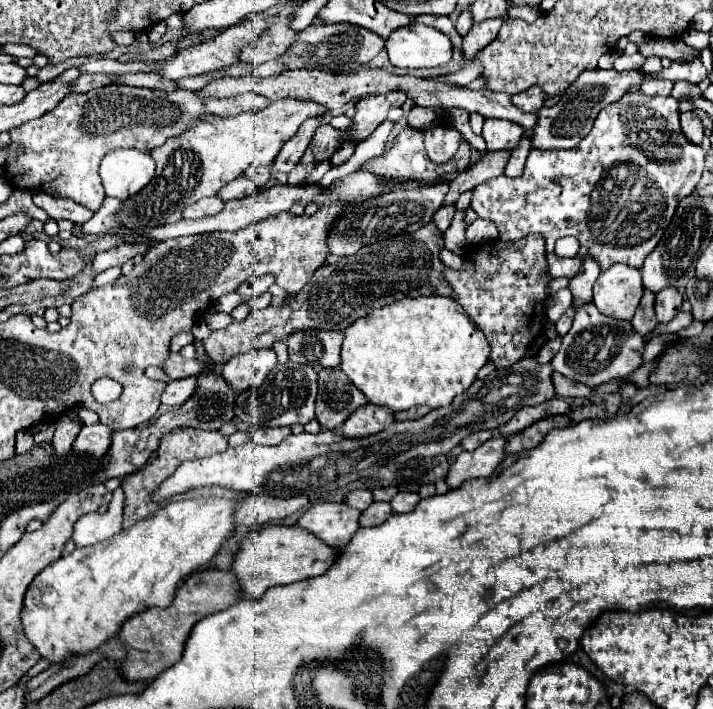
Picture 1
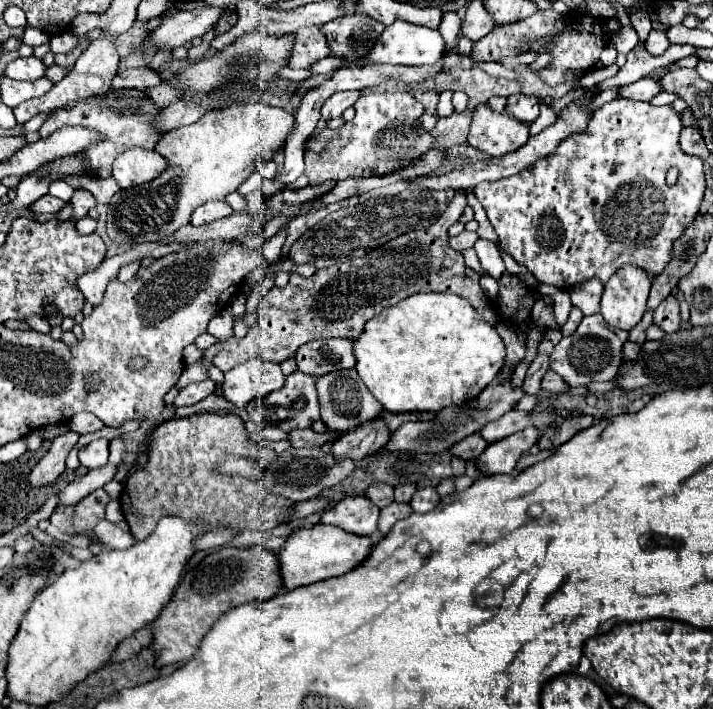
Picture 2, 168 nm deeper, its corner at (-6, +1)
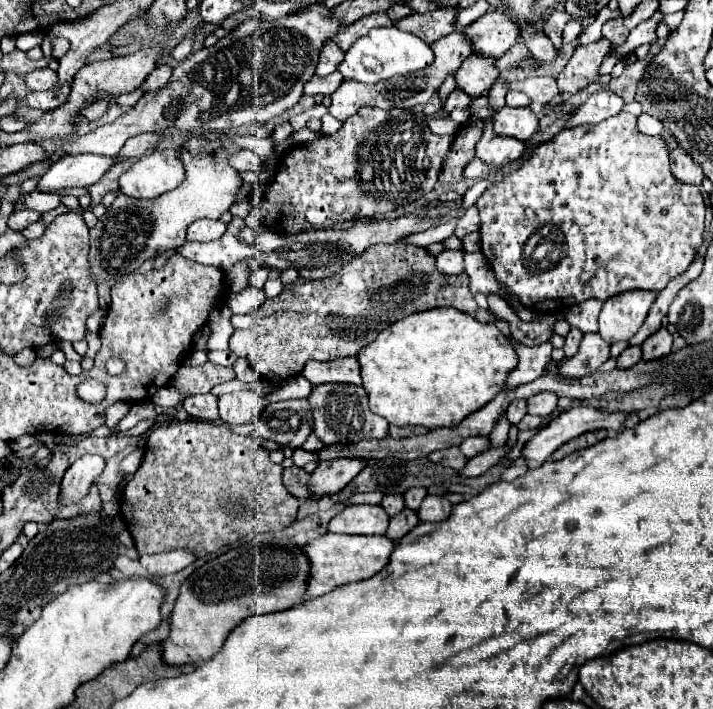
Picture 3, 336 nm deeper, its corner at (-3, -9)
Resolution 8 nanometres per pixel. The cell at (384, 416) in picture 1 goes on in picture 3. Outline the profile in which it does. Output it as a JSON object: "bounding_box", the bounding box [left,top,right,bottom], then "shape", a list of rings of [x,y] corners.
{"bounding_box":[308,459,366,497],"shape":[[[332,459],[330,463],[318,463],[308,479],[310,497],[324,497],[342,491],[364,467],[366,461],[362,459]]]}

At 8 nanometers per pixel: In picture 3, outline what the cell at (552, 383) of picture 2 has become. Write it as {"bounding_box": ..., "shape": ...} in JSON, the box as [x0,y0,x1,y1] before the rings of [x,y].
{"bounding_box":[526,393,558,417],"shape":[[[538,393],[534,397],[530,397],[526,401],[526,407],[528,407],[528,413],[530,415],[538,415],[538,417],[544,417],[544,415],[550,415],[554,409],[556,409],[556,401],[558,397],[554,393]]]}

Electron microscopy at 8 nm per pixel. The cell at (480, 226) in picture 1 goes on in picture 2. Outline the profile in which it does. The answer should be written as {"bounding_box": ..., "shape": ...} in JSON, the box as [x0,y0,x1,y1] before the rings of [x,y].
{"bounding_box":[449,231,479,251],"shape":[[[463,231],[461,235],[451,237],[451,239],[449,239],[449,245],[451,245],[453,249],[457,249],[457,251],[463,251],[463,249],[473,247],[477,239],[479,239],[479,235],[477,235],[475,231]]]}

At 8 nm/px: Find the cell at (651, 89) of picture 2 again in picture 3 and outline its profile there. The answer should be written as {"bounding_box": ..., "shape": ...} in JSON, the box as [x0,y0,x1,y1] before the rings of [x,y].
{"bounding_box":[564,89,624,129],"shape":[[[602,89],[594,95],[590,95],[590,99],[580,105],[568,119],[568,123],[564,125],[564,129],[574,129],[578,125],[590,125],[590,123],[600,123],[612,115],[618,115],[624,107],[624,101],[608,91],[608,89]]]}

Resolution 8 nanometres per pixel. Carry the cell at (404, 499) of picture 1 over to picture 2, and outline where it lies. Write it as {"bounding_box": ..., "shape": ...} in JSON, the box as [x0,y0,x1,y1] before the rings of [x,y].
{"bounding_box":[409,487,439,513],"shape":[[[425,487],[425,489],[417,489],[409,501],[409,505],[413,507],[415,513],[429,513],[431,509],[435,509],[435,505],[439,503],[439,495],[433,487]]]}

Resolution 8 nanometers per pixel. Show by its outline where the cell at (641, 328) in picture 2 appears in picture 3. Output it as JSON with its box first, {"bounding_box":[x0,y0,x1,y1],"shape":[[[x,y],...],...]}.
{"bounding_box":[616,347,642,369],"shape":[[[628,347],[628,349],[624,349],[622,355],[618,357],[616,367],[618,367],[618,369],[628,369],[628,367],[634,367],[640,359],[642,359],[640,347]]]}

